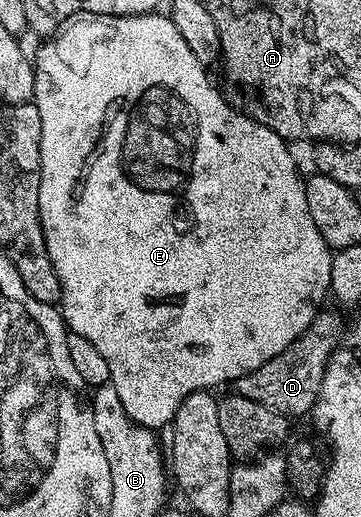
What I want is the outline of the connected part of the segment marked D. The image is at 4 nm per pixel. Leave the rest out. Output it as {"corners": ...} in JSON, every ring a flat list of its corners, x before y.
{"corners":[[327,311,318,312,314,322,288,348,281,350,277,358,269,358,265,366,257,366,257,370,234,381,234,391,245,398,253,398,253,402,261,402,261,406,269,406,269,410,288,418,303,416,306,412,308,415,319,397,329,358,345,335,342,318,335,312]]}

